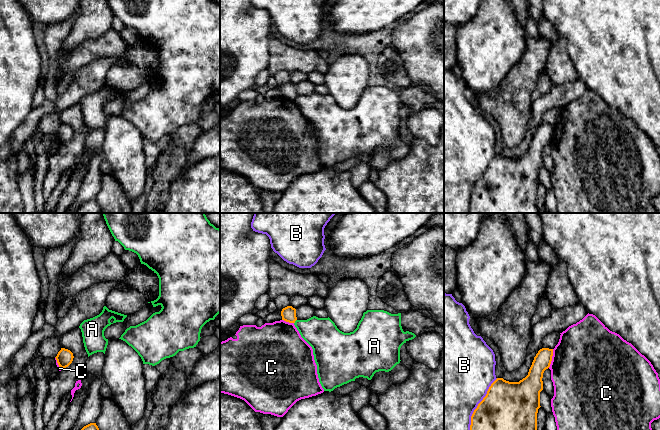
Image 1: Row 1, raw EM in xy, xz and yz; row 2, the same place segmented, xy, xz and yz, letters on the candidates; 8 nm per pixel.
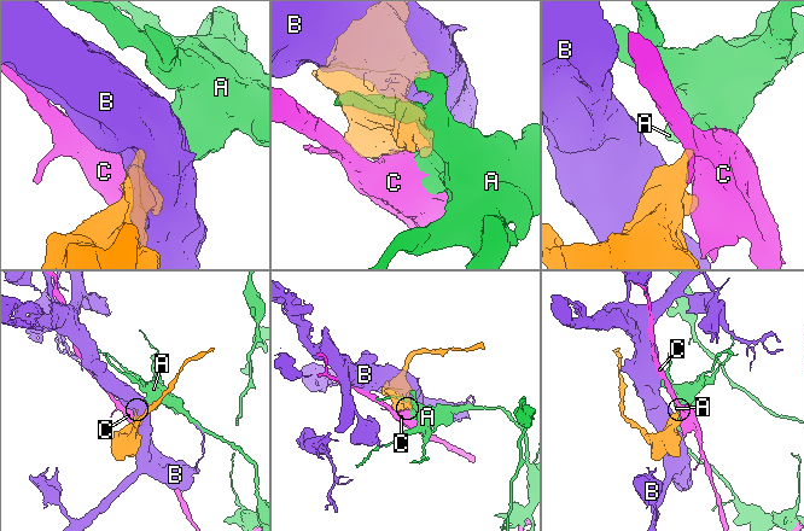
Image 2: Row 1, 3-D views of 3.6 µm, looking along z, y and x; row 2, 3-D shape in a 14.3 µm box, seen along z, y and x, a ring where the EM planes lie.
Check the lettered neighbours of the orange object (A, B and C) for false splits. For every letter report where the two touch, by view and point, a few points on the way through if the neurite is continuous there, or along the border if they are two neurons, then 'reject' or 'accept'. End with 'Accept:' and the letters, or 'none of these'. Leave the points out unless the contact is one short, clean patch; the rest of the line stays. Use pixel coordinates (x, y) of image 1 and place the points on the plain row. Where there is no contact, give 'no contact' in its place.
A: contact xz (295, 96); border xz (296, 95), (294, 99); reject
B: contact yz (477, 183); reject
C: contact yz (551, 134); reject
Accept: none of these

